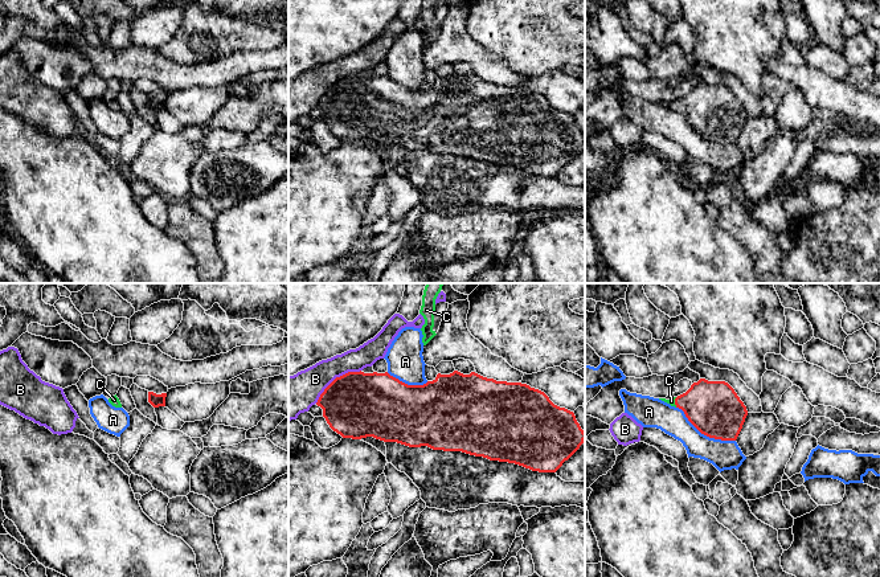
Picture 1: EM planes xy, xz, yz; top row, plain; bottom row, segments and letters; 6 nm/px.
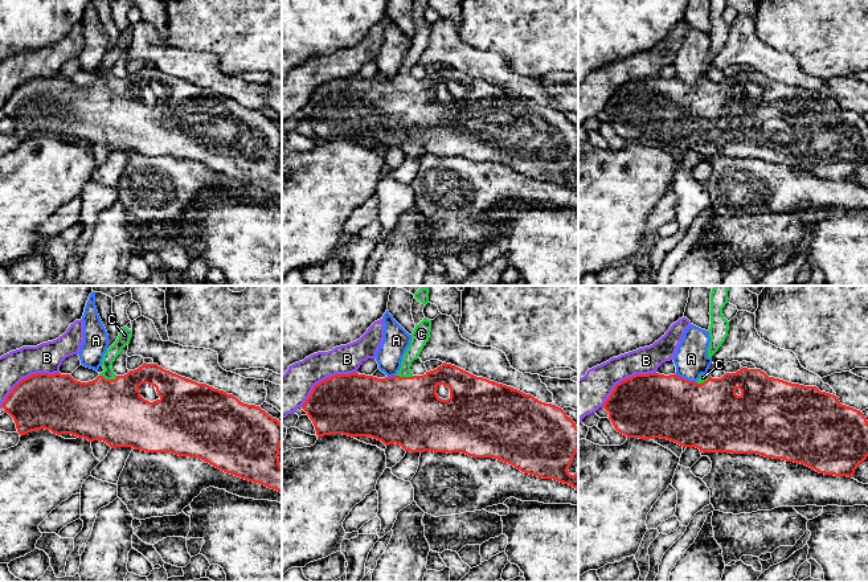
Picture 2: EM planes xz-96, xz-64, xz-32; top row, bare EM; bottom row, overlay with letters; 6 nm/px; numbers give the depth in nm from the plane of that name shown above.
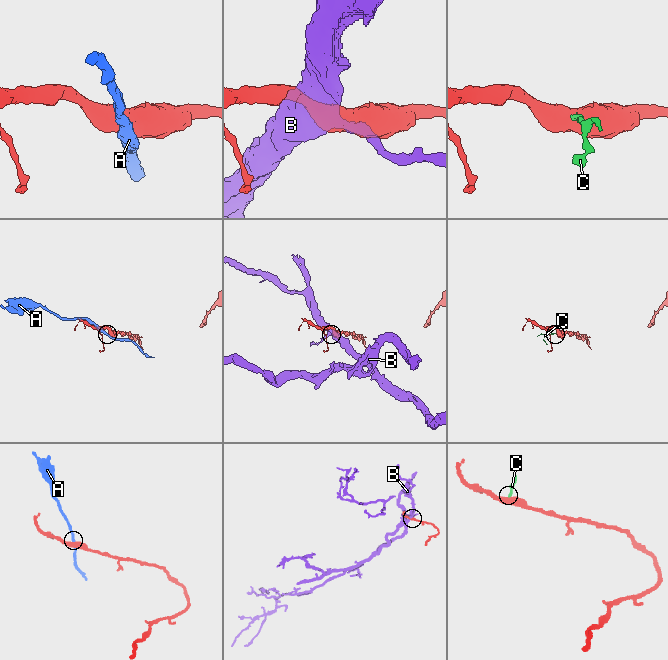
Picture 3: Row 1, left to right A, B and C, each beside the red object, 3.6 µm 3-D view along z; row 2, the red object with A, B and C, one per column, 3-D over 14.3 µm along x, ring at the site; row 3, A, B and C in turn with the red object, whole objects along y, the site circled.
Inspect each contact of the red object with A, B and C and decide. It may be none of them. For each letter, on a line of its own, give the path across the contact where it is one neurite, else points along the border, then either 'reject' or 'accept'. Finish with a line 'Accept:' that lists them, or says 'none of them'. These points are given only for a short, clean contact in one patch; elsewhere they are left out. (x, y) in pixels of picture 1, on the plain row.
A: reject
B: reject
C: across yz (713, 111), (700, 106), (675, 106), (671, 105) | accept
Accept: C

